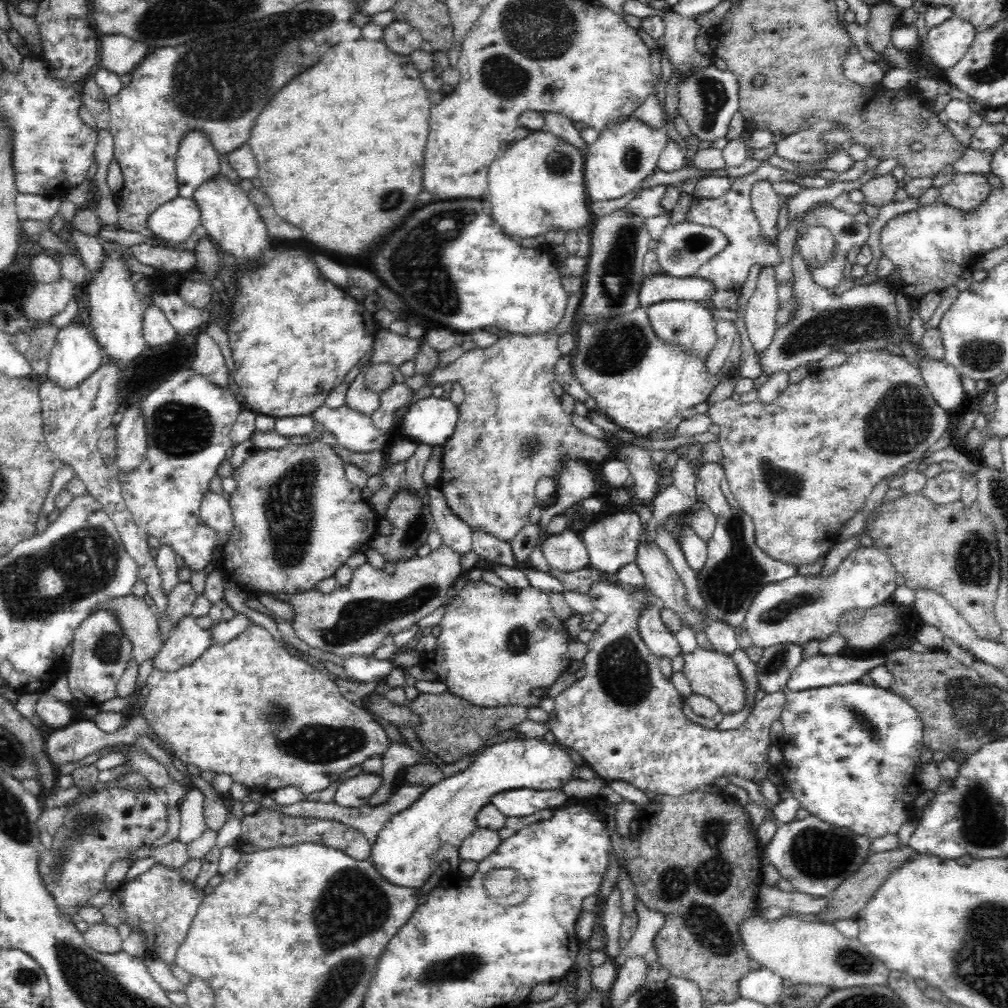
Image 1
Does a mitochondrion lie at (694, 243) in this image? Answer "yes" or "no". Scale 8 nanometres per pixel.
yes

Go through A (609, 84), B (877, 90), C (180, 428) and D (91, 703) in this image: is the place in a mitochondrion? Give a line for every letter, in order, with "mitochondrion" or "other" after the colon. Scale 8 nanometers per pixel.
A: other
B: other
C: mitochondrion
D: other

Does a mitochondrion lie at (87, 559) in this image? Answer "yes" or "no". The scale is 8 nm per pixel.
yes

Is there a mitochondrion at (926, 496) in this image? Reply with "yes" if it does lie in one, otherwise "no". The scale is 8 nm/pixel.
no

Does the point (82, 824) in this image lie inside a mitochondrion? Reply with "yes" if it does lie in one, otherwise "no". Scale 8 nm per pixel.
yes

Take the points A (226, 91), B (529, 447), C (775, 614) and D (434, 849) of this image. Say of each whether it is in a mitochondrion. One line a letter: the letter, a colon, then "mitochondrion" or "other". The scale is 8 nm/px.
A: mitochondrion
B: mitochondrion
C: mitochondrion
D: mitochondrion

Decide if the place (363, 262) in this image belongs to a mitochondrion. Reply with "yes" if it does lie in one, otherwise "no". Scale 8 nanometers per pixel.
no

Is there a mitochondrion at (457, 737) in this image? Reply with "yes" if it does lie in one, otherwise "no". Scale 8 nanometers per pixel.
yes

